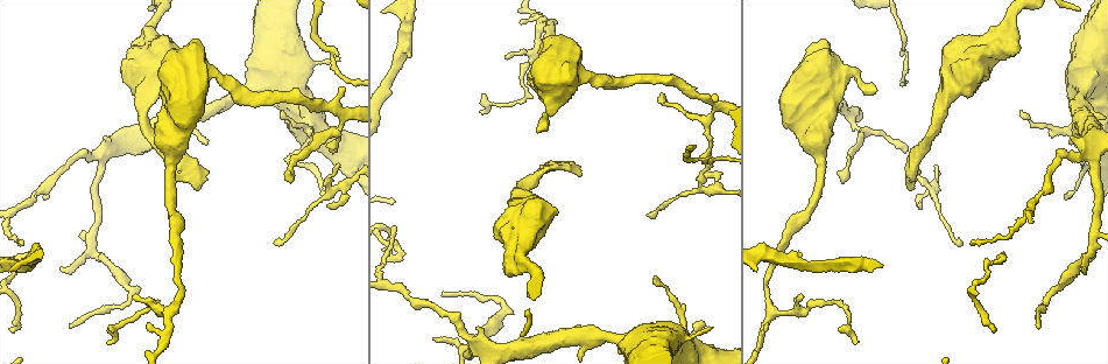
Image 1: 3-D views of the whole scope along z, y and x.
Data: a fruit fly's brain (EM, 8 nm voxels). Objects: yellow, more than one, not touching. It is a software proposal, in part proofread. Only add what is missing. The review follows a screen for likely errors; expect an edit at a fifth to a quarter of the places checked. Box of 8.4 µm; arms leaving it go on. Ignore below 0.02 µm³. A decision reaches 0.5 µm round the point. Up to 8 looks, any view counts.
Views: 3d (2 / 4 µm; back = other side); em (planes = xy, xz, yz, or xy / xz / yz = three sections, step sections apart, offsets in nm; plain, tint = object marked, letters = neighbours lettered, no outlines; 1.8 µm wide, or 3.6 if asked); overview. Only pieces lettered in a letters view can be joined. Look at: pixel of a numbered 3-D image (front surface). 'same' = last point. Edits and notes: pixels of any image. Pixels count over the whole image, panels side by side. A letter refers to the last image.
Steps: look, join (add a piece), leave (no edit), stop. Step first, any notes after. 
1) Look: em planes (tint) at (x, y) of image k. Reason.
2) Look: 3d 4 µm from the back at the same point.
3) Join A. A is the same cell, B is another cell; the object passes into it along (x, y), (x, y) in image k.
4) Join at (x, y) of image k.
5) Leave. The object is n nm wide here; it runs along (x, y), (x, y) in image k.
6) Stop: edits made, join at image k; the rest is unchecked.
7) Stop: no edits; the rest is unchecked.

Look: 3d 2 µm at (536, 132) of image 1. An open end.

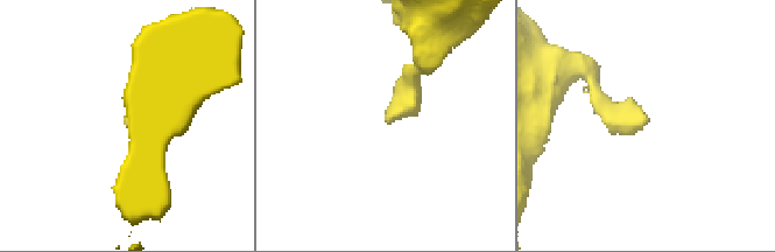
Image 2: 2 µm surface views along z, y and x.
Look: em xz step 16 (letters) at (124, 116) of image 2. Now the EM.

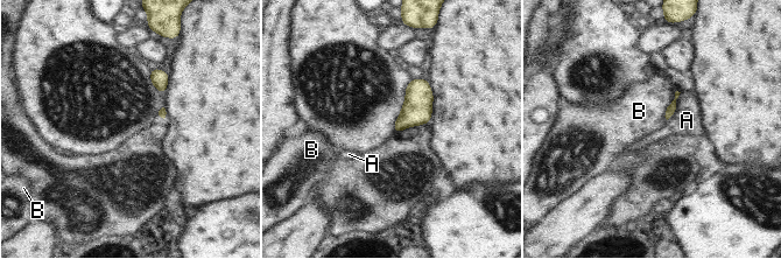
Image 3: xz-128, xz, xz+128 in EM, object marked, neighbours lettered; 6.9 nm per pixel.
Leave. A and B are other cells; a border runs along (681, 92), (667, 120) in image 3; no lettered piece goes on from it.

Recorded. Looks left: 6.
Look: em yz step 8 (tint) at (572, 167) of image 1.

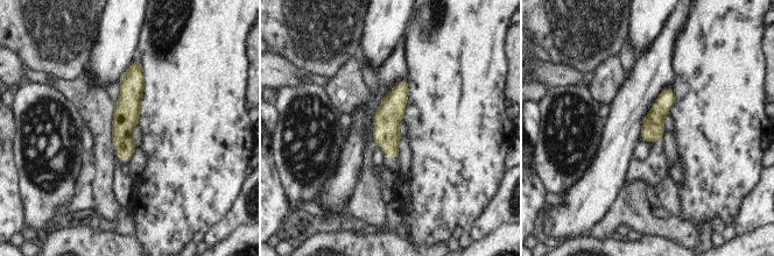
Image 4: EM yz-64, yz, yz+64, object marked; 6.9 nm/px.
Look: em planes (letters) at the same point.

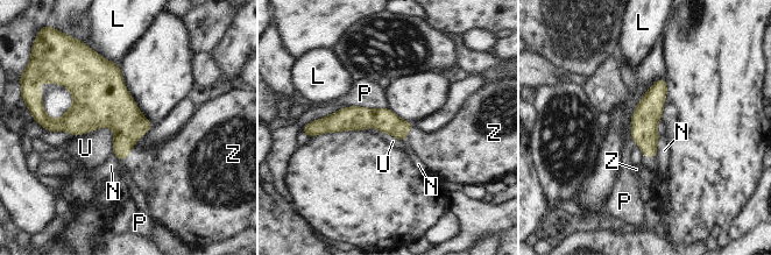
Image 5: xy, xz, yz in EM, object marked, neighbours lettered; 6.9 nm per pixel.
Join Z. Z is the same cell, L, N, P and U are other cells; the object passes into it along (120, 113), (133, 147), (165, 161) in image 5; it goes on there.

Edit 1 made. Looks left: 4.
Look: overview.

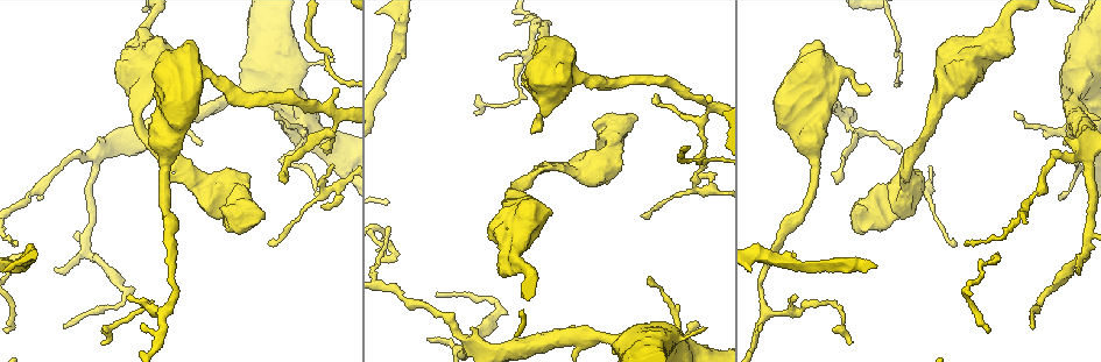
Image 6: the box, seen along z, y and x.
Look: 3d 2 µm from the back at (709, 103) of image 6. Free end.

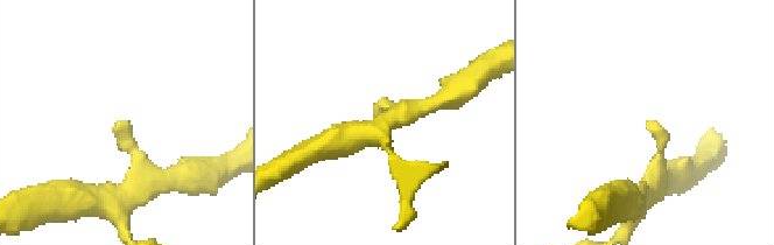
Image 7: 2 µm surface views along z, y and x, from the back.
Look: em 3.6 µm planes (plain) at (122, 122) of image 7.

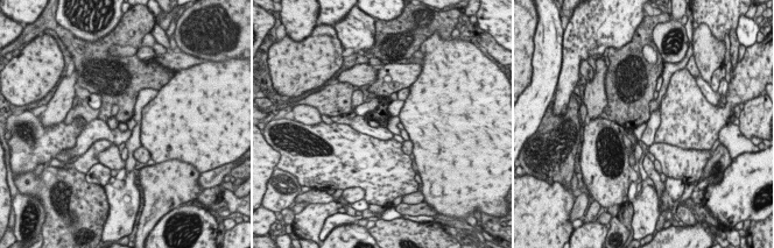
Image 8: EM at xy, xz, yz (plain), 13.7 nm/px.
Look: em 3.6 µm planes (letters) at the same point. See the neighbours.

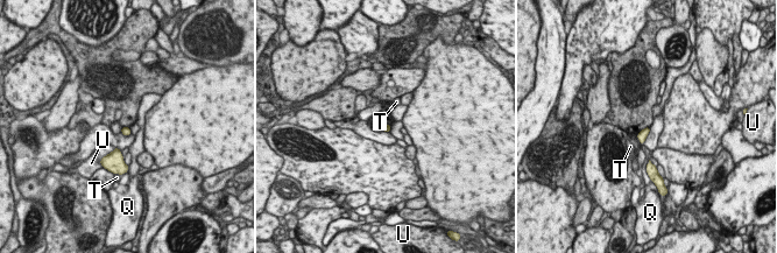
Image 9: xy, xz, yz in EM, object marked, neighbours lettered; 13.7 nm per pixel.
Leave. The object is 100 nm wide here; Q, T and U are other cells; a border runs along (115, 148), (99, 160) in image 9; no lettered piece goes on from it.

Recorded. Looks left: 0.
Stop: edits made, join at image 5; the rest is unchecked.

